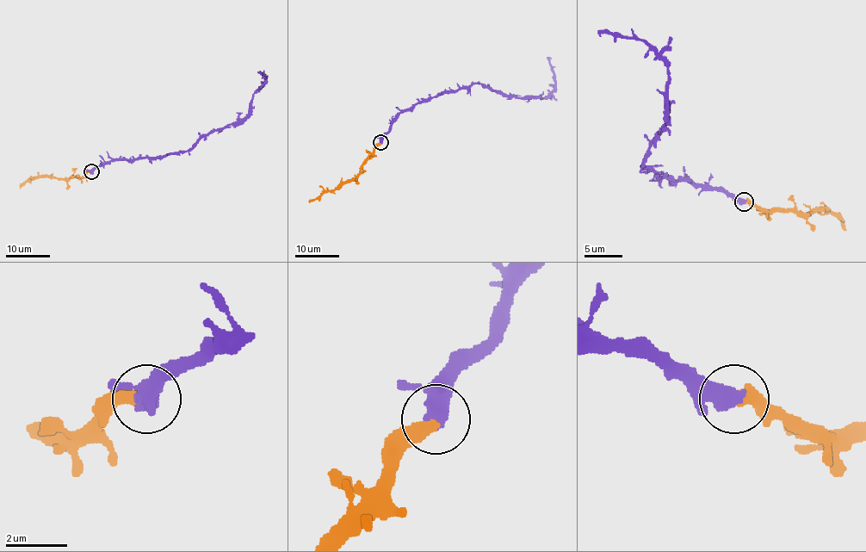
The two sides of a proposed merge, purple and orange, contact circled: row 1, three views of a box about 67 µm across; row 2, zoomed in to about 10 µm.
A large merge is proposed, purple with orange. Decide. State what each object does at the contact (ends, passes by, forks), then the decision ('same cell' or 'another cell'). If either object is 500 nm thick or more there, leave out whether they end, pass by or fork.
purple passes by; orange ends there; same cell

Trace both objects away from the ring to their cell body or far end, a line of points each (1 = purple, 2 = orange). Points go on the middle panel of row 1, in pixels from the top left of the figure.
1: (381, 143), (401, 113), (473, 83), (505, 95), (544, 98), (554, 86), (547, 57)
2: (381, 143), (353, 178), (342, 182), (309, 202)

